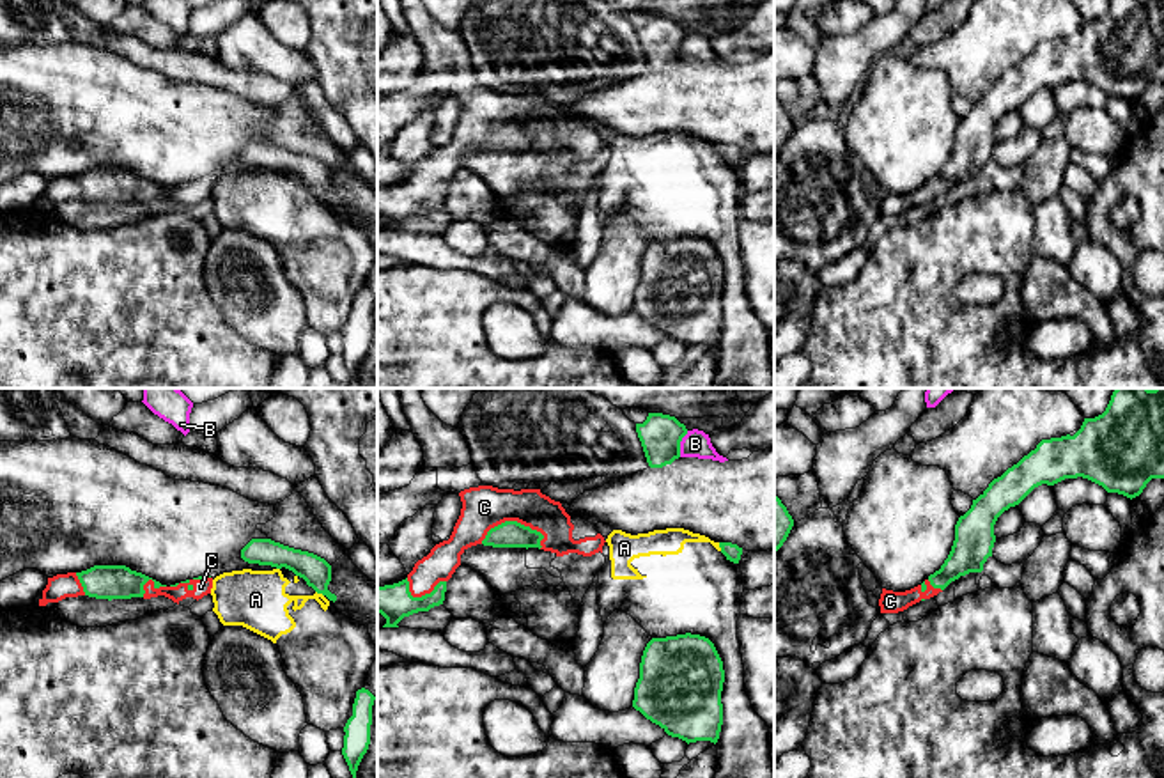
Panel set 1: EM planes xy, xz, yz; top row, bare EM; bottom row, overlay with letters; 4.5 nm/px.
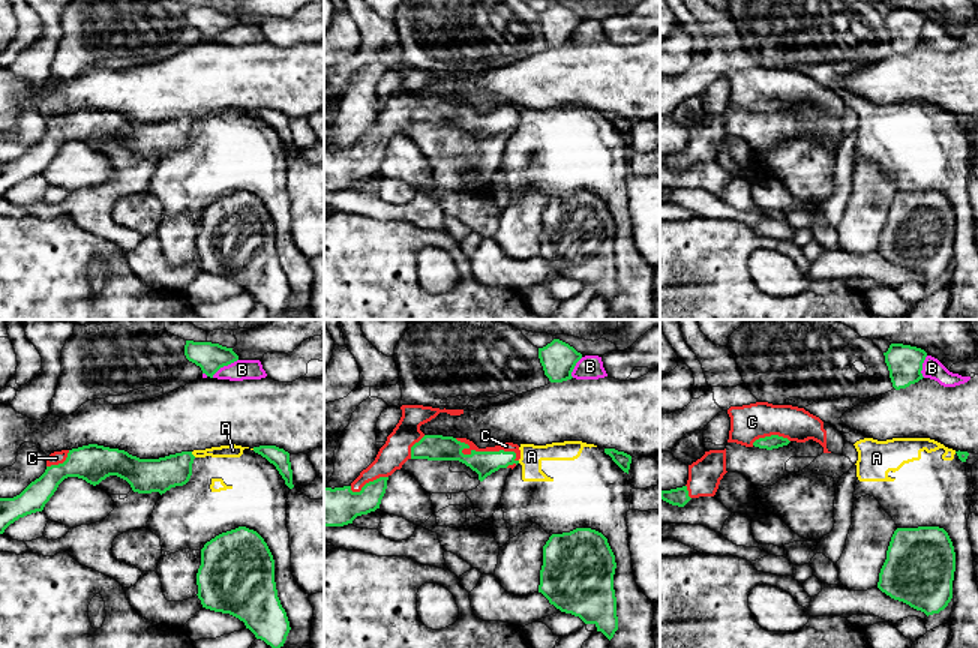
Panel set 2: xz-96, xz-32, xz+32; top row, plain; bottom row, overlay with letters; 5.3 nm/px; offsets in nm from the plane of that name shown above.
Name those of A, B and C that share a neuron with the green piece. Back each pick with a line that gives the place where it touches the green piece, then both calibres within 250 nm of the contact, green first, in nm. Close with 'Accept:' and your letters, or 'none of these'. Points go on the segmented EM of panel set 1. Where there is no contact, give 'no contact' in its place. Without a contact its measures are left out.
C: contact xz (511, 521); calibres 130 and 200 nm
Accept: C

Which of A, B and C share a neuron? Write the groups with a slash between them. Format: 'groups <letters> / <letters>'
groups A / B / C

